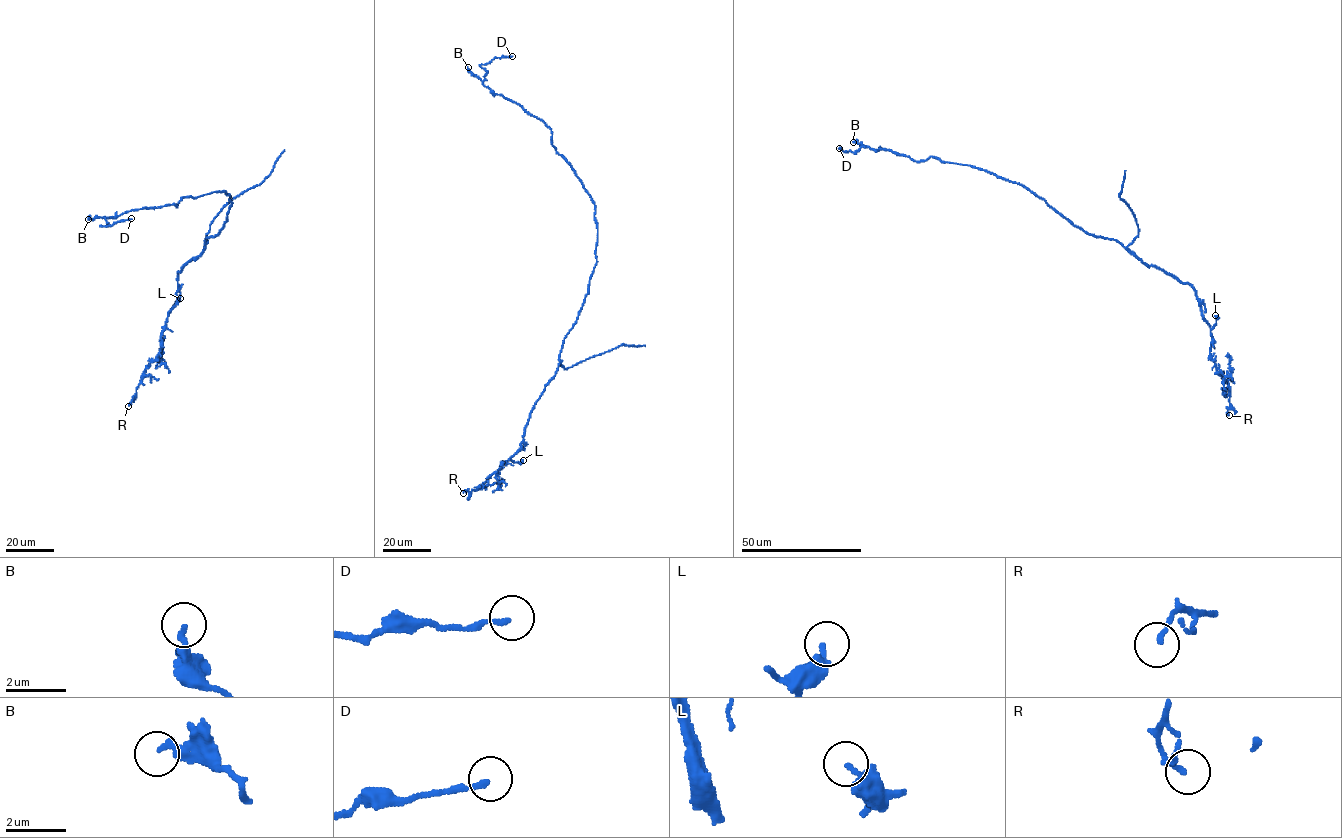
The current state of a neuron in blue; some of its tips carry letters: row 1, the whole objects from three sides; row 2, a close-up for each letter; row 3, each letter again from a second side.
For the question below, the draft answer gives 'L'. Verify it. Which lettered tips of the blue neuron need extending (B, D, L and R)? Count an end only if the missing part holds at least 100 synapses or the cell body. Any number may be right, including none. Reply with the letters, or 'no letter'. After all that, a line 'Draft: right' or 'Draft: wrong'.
no letter
Draft: wrong

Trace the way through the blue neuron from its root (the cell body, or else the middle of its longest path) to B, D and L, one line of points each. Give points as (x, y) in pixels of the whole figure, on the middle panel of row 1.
B: (588, 291), (597, 260), (597, 225), (591, 197), (552, 145), (549, 128), (486, 87), (468, 67)
D: (588, 291), (597, 263), (594, 202), (552, 145), (549, 128), (483, 84), (488, 72), (480, 65), (512, 56)
L: (588, 291), (573, 327), (564, 339), (558, 369), (531, 411), (520, 448), (511, 458), (515, 462), (523, 460)

